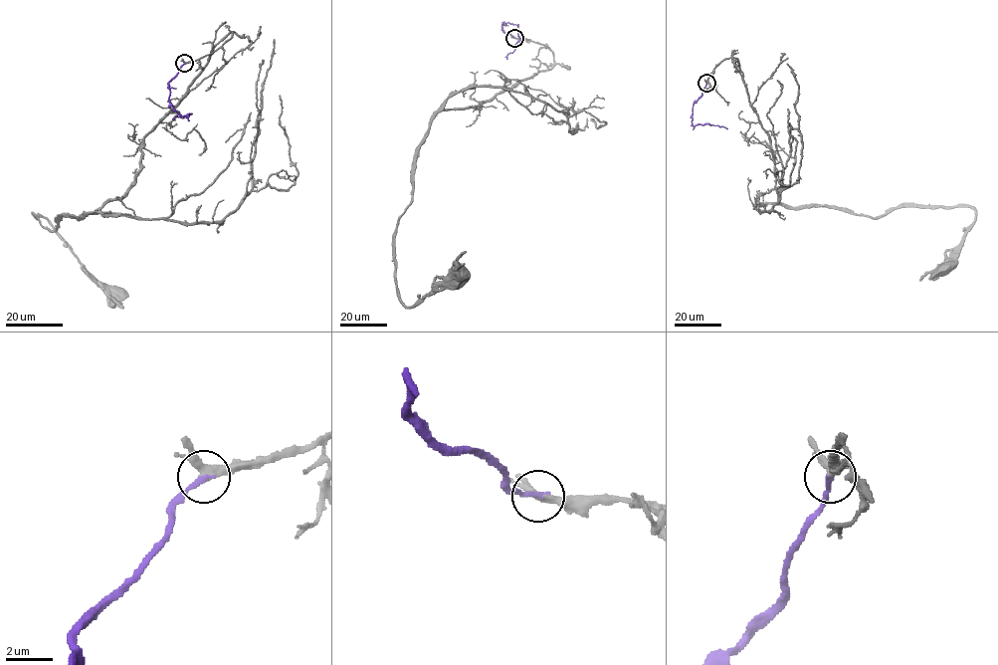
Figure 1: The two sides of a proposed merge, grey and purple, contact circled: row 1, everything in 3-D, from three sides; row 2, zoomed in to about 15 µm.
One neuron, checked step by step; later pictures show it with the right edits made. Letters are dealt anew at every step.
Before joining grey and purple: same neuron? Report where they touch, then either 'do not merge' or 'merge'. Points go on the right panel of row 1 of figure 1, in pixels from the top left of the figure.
at (706, 83); merge

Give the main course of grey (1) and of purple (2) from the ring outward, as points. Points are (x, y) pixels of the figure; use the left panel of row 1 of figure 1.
1: (184, 64), (232, 32), (144, 137), (140, 171), (120, 197), (63, 216), (53, 230), (35, 217), (116, 292)
2: (184, 64), (168, 84), (169, 103), (180, 114), (185, 116), (191, 113), (174, 120)

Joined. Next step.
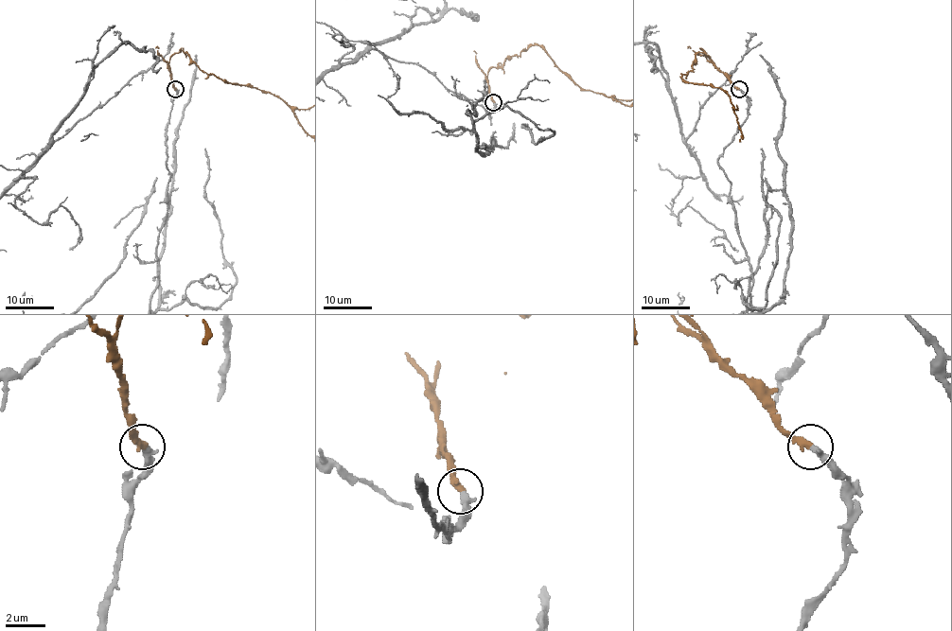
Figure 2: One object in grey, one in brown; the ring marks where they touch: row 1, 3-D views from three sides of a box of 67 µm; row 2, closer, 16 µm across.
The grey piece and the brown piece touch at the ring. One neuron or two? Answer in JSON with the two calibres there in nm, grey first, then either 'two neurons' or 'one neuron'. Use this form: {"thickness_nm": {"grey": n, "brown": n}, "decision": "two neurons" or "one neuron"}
{"thickness_nm": {"grey": 320, "brown": 360}, "decision": "one neuron"}

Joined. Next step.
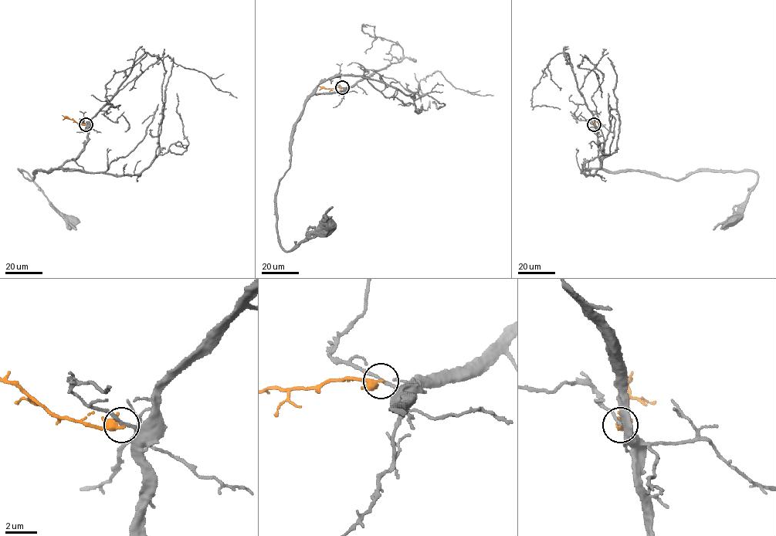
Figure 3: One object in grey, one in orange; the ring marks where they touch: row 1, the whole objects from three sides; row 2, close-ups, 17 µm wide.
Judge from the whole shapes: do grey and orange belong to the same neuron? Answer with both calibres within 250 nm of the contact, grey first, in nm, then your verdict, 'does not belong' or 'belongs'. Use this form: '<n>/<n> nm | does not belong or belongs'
170/320 nm | does not belong

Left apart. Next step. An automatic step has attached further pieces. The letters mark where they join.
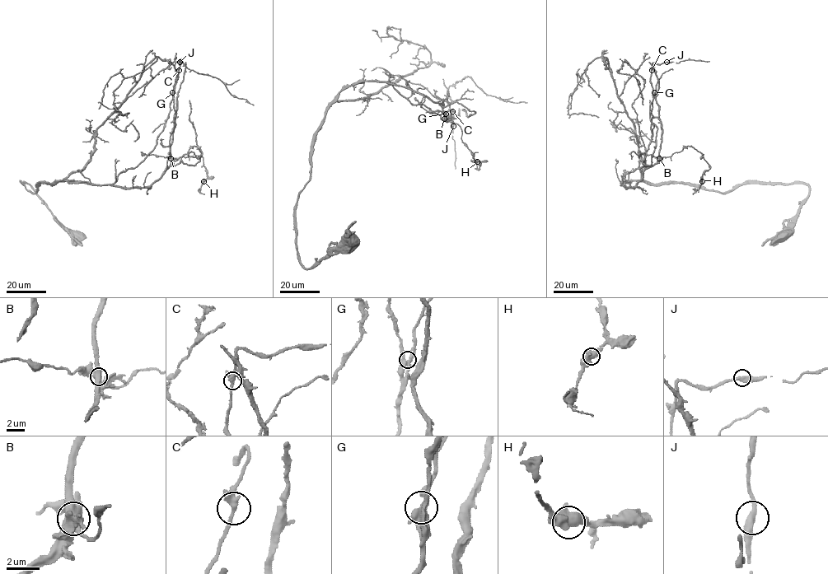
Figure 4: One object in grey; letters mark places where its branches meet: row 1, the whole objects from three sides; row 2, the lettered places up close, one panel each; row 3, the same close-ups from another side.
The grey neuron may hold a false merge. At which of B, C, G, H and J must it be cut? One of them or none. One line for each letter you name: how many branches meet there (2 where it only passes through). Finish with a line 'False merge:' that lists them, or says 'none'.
B: 4 branches meet
False merge: B

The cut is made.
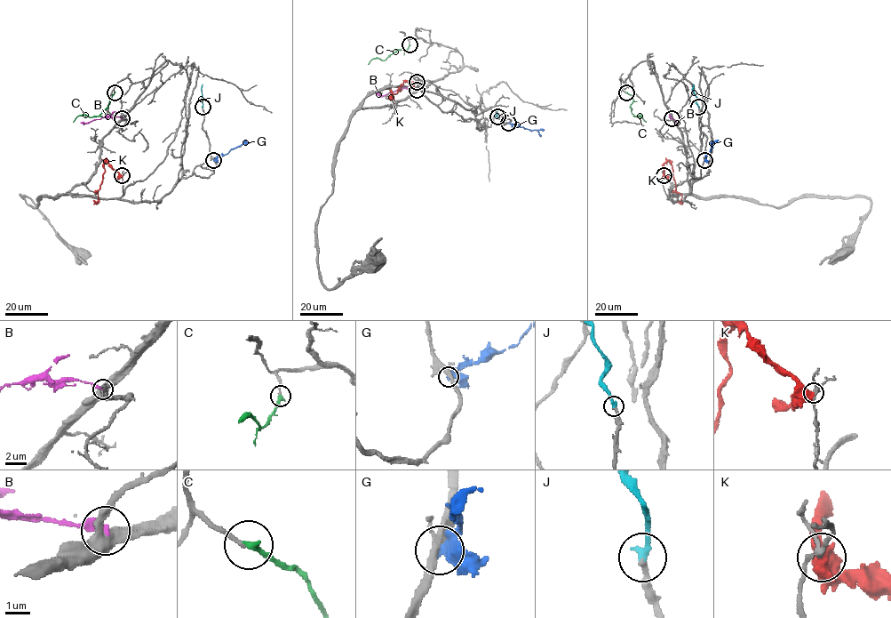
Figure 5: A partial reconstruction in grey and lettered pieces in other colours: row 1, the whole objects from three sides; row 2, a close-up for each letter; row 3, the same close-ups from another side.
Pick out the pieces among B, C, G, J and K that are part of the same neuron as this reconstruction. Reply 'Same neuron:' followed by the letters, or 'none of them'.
Same neuron: C, J

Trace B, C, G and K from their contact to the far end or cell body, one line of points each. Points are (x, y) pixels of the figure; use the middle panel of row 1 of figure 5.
B: (417, 90), (401, 88), (384, 95), (376, 92)
C: (409, 44), (405, 51), (396, 50), (385, 60), (373, 58), (368, 64)
G: (509, 123), (536, 130), (540, 136)
K: (417, 82), (404, 82), (400, 91), (393, 93), (393, 100), (388, 96)

